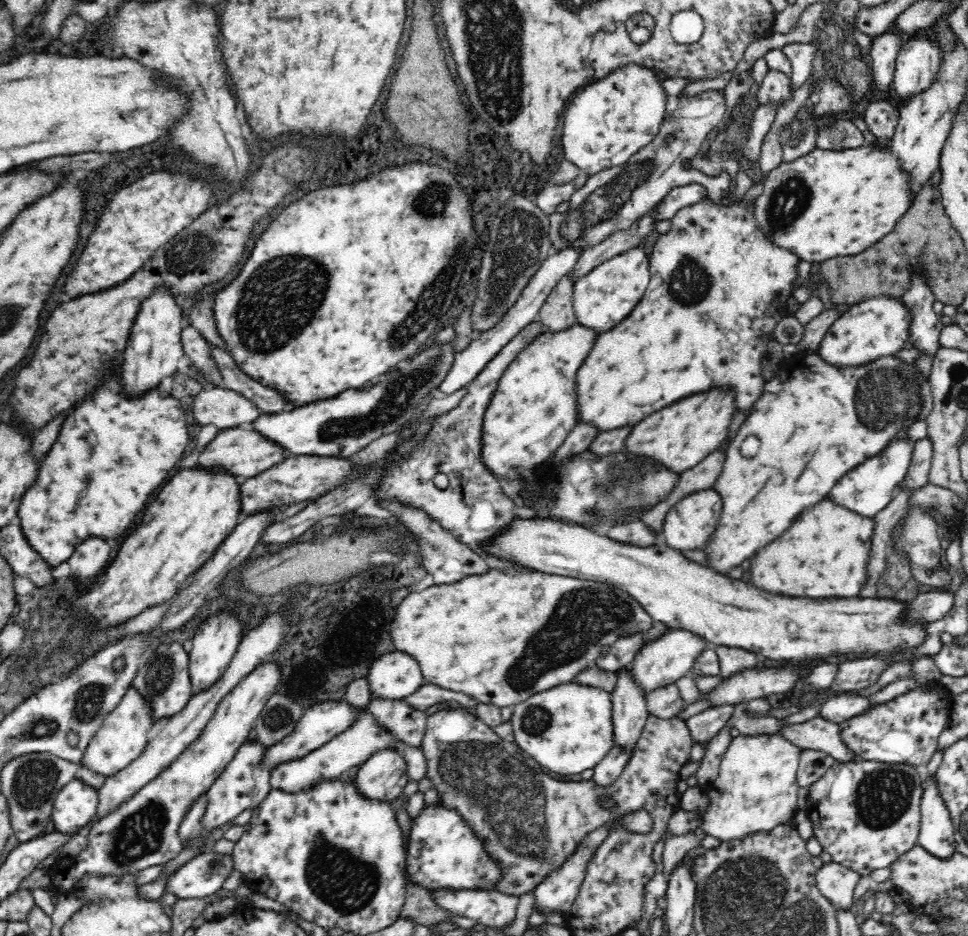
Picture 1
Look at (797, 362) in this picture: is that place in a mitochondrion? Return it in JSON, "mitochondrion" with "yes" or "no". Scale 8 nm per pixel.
{"mitochondrion":"no"}

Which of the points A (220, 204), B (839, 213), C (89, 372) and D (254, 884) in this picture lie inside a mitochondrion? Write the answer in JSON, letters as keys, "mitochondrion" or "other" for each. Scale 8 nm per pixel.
{"A":"other","B":"other","C":"other","D":"other"}

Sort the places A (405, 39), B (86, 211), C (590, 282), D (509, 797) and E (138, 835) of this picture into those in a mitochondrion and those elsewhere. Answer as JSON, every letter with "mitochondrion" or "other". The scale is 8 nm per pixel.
{"A":"other","B":"other","C":"other","D":"mitochondrion","E":"mitochondrion"}

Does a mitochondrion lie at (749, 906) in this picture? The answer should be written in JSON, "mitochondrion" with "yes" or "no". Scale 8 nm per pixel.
{"mitochondrion":"yes"}

